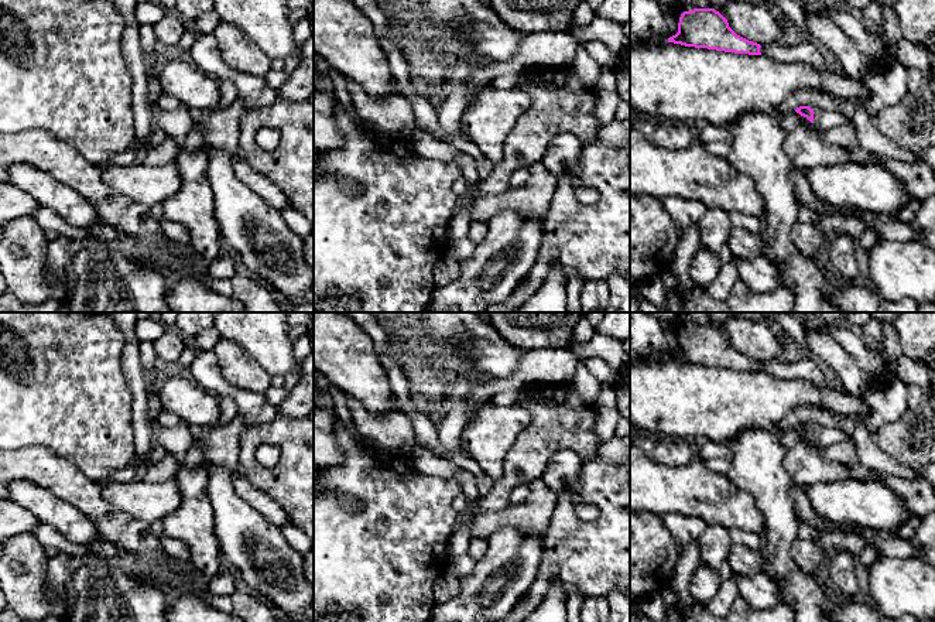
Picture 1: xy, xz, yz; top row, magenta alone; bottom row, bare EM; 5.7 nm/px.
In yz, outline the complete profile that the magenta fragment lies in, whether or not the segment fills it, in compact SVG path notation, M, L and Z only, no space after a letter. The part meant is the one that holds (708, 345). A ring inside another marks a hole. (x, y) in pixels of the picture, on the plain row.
M693 325L679 334L678 349L668 359L734 370L761 372L761 362L737 352L715 325Z

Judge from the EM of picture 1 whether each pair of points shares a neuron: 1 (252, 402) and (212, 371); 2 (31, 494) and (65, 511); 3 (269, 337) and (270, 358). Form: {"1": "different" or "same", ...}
{"1": "same", "2": "same", "3": "same"}

